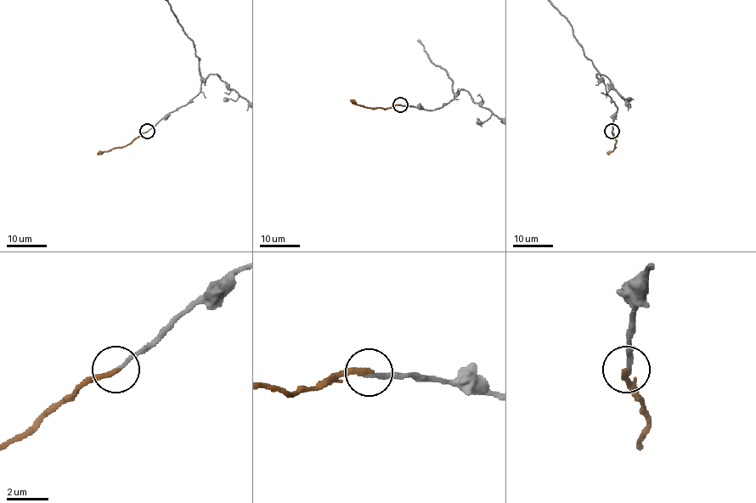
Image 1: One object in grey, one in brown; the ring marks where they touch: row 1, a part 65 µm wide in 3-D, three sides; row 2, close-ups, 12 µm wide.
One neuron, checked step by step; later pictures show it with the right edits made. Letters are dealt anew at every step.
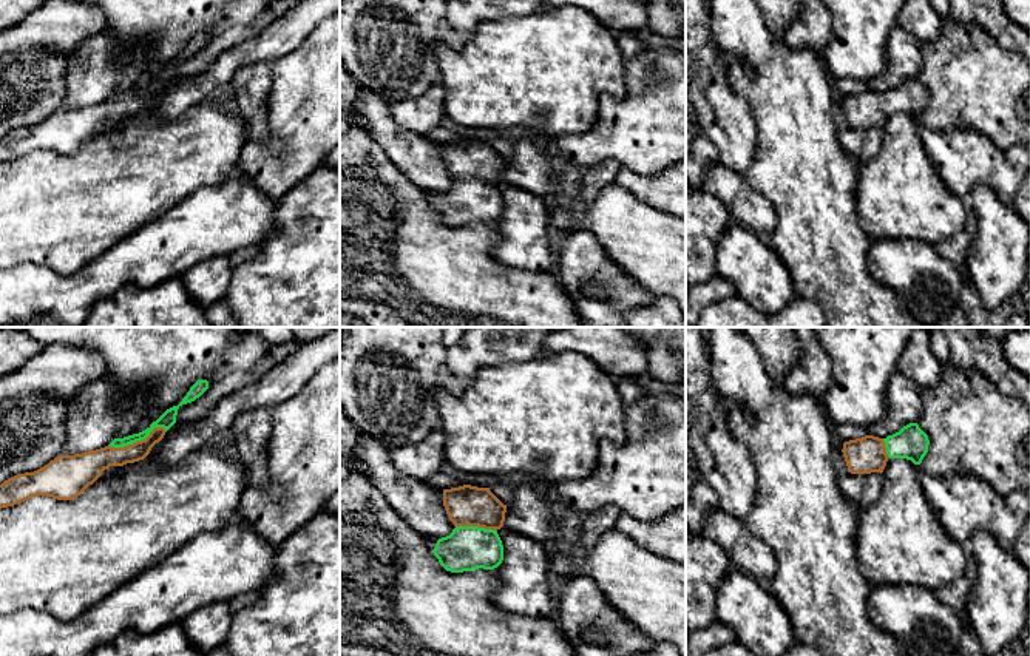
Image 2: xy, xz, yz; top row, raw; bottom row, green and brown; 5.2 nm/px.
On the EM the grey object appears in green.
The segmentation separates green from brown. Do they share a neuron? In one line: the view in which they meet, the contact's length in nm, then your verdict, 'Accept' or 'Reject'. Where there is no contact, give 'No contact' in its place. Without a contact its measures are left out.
Touches green in xy. Shared border 320 nm. Accept

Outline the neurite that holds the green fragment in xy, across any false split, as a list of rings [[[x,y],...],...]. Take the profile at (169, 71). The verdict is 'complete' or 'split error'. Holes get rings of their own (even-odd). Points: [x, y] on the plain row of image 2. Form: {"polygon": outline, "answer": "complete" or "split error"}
{"polygon": [[[198,34],[178,60],[167,63],[139,88],[114,93],[108,100],[96,105],[59,110],[34,127],[17,128],[5,134],[0,139],[0,164],[37,150],[73,154],[110,120],[124,120],[144,114],[176,77],[178,63],[199,52],[207,43],[208,36]]], "answer": "split error"}

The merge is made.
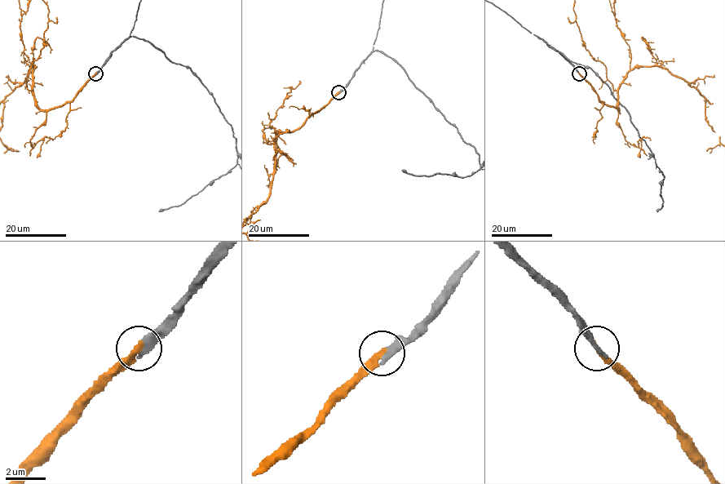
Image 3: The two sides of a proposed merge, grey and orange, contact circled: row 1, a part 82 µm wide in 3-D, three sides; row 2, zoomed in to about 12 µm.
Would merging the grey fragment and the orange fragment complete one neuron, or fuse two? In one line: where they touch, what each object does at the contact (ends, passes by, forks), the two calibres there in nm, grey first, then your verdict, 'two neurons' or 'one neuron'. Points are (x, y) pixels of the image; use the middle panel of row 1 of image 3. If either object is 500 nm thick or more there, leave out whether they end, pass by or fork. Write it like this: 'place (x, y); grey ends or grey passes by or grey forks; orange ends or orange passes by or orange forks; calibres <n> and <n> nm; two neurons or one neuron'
place (338, 92); grey ends; orange ends; calibres 360 and 320 nm; one neuron

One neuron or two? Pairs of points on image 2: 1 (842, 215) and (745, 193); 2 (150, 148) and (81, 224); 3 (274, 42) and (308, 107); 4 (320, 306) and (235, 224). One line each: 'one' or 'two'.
1: two
2: one
3: two
4: two

